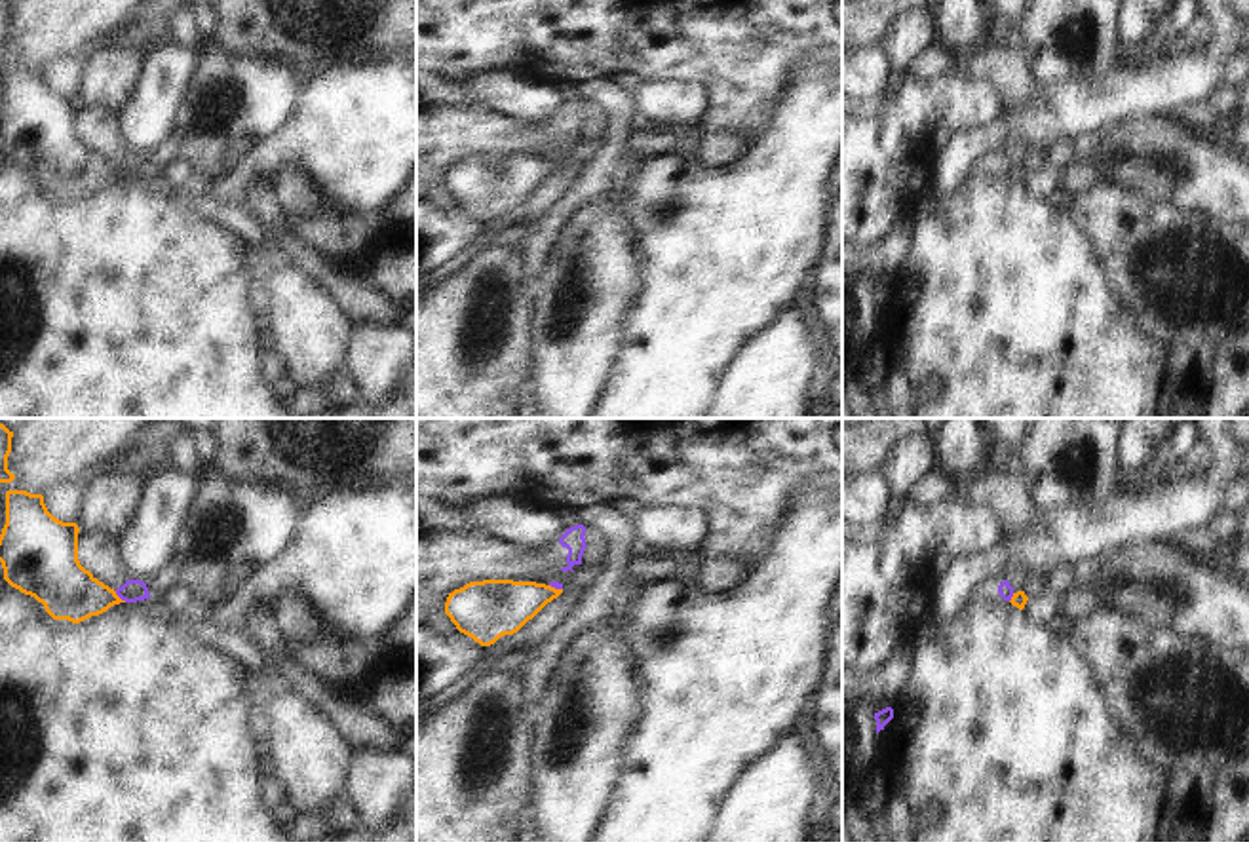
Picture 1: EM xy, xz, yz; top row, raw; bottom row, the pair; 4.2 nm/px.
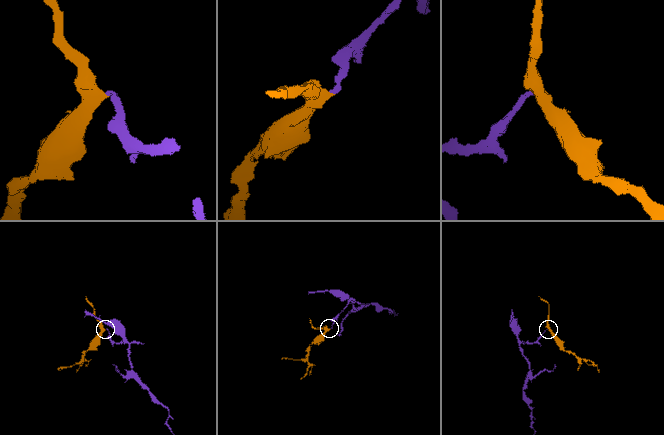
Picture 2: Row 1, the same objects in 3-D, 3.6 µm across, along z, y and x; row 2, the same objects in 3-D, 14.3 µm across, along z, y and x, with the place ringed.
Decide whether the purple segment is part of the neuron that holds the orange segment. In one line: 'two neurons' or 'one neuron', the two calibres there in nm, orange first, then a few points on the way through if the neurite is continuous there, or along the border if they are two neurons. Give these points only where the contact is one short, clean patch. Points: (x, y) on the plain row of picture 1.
two neurons | 240/100 nm | along xy (115, 166), (126, 175)

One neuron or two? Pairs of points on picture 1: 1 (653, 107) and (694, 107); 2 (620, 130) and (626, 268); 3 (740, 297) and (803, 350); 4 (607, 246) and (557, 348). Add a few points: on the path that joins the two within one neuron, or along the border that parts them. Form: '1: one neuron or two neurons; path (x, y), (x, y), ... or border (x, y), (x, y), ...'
1: one neuron; path (662, 107), (685, 107)
2: two neurons; border (628, 154), (618, 166), (613, 183), (595, 196)
3: two neurons; border (793, 306), (740, 354)
4: one neuron; path (595, 272), (592, 299), (580, 325)

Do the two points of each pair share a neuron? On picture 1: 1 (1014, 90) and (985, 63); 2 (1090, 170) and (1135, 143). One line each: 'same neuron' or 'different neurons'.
1: same neuron
2: different neurons

